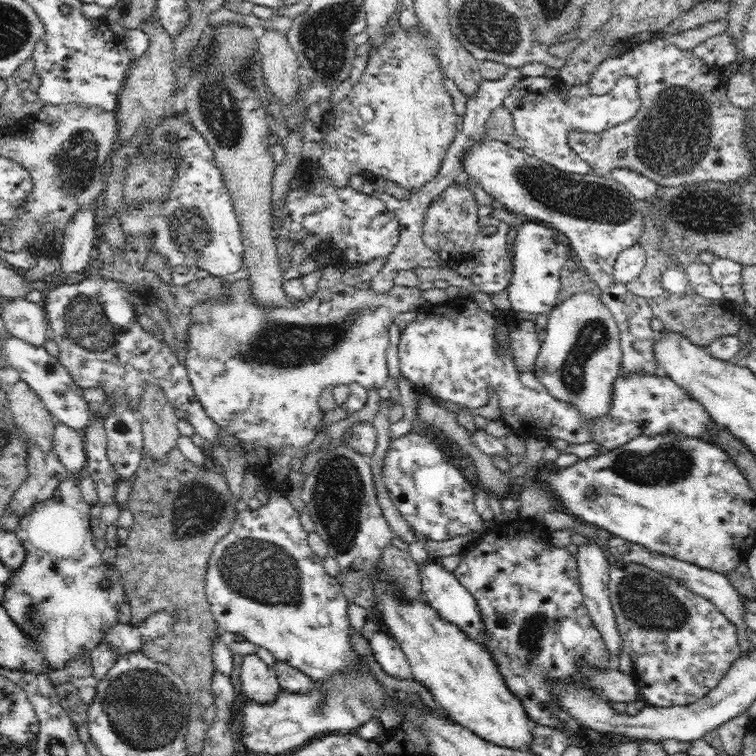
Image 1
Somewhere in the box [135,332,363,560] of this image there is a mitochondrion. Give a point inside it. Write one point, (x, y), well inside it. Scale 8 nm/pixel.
(197, 508)

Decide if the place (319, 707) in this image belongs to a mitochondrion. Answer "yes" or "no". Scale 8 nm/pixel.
yes

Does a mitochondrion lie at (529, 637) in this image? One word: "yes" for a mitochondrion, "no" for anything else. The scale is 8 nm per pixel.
yes

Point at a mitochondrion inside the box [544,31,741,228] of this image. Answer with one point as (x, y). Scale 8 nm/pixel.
(675, 139)

